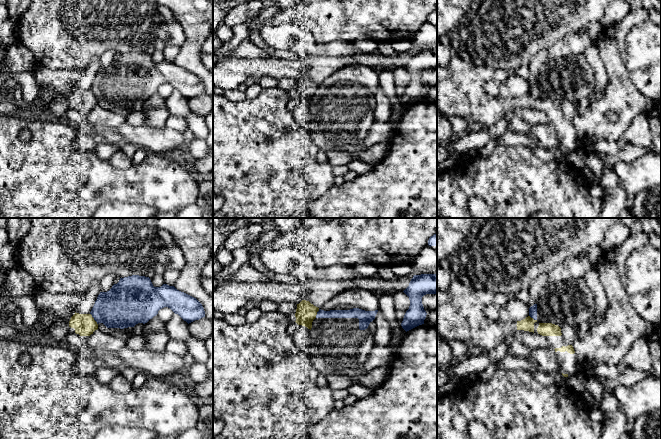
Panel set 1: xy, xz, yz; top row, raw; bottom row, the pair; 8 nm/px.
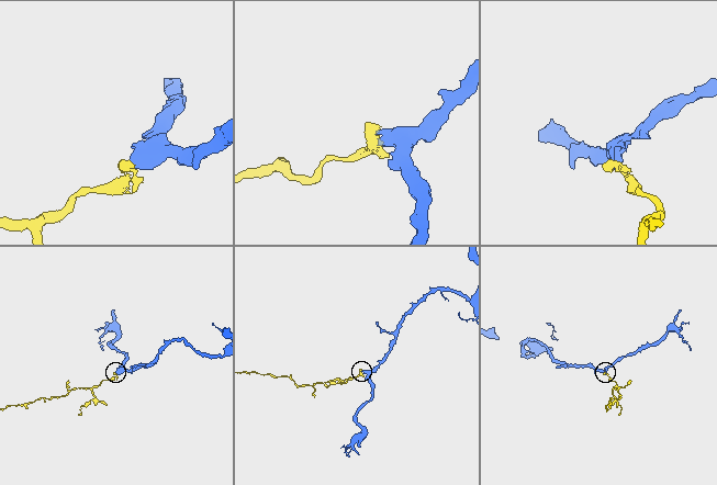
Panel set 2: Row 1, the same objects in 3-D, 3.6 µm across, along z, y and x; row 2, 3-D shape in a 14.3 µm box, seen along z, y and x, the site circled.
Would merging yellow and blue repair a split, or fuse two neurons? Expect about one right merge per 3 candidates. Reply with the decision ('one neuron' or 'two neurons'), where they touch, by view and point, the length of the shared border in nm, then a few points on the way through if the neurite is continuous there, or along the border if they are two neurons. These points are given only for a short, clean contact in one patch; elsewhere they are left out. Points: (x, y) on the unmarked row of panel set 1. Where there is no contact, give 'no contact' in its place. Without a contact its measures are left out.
one neuron; contact xy (93, 95); length 110 nm

